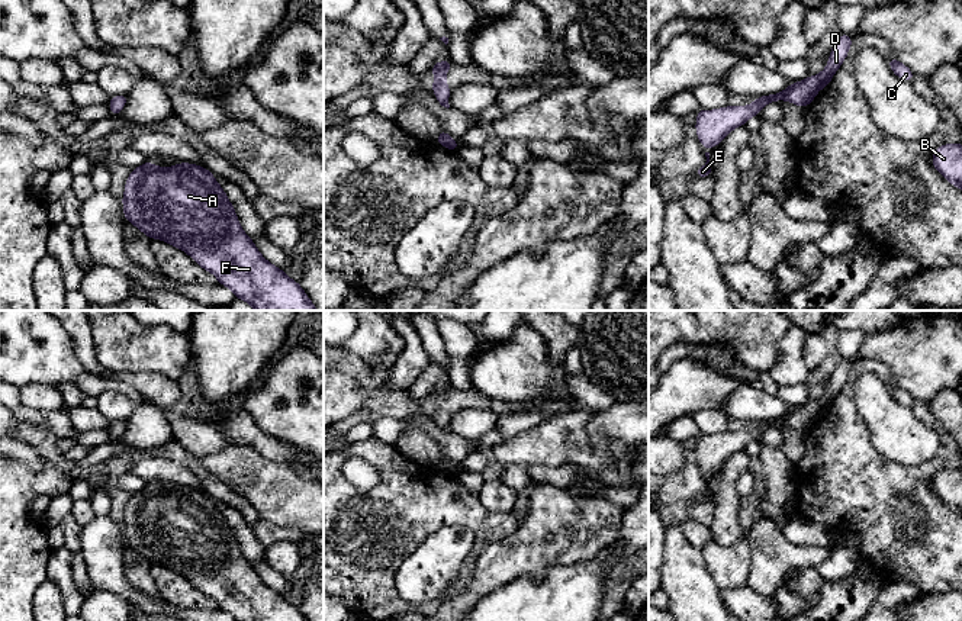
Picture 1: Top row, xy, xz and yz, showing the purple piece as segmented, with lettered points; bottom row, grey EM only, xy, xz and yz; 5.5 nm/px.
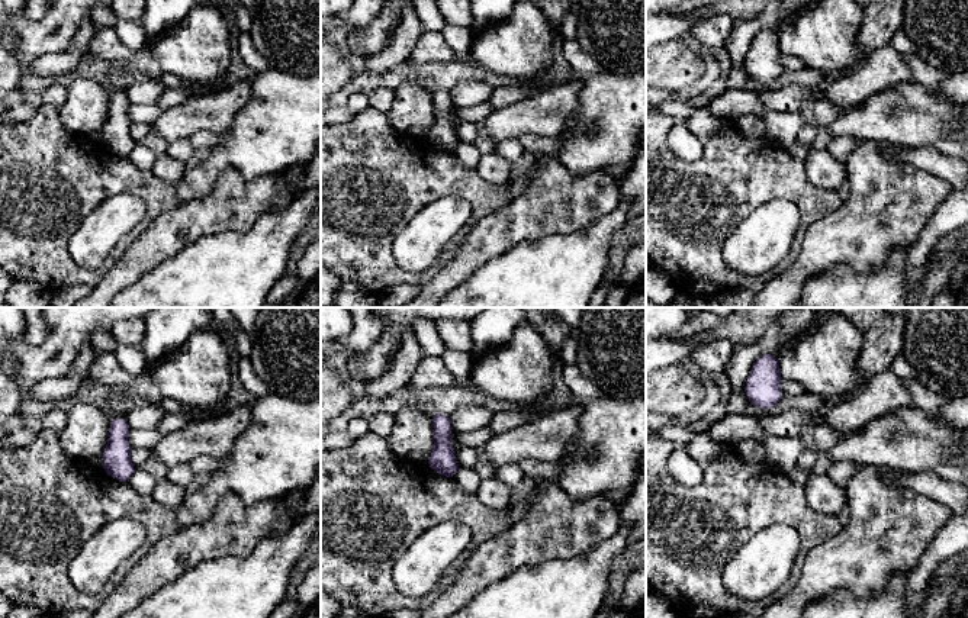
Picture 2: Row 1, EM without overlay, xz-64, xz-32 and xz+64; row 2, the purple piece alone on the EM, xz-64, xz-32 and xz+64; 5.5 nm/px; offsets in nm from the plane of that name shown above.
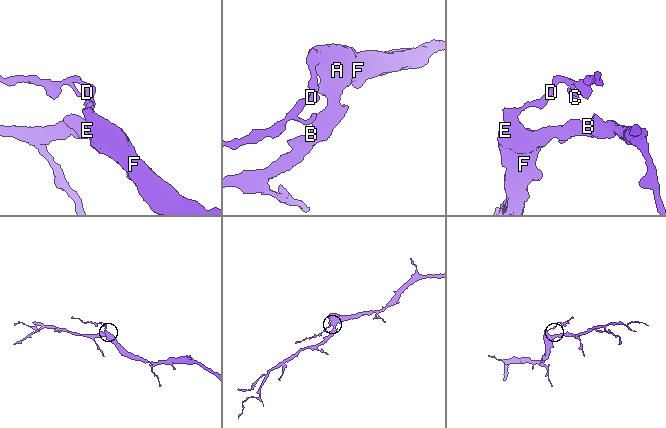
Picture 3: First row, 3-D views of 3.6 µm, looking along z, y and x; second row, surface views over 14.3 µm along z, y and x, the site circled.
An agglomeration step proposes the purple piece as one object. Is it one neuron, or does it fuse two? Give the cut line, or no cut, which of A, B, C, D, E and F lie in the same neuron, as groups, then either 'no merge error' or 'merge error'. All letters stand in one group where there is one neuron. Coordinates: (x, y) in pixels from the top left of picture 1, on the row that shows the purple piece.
no cut | A B C D E F | no merge error

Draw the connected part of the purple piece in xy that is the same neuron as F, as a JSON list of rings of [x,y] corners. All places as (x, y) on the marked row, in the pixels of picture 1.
[[[147,160],[128,176],[122,205],[126,222],[189,254],[254,310],[318,310],[299,281],[261,255],[210,170],[190,163],[158,167]]]

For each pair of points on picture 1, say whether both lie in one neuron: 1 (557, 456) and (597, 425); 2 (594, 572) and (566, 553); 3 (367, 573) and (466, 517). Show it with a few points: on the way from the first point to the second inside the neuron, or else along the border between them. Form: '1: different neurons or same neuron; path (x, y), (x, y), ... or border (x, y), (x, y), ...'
1: different neurons; border (589, 411), (588, 438), (602, 441), (610, 457)
2: different neurons; border (610, 544), (588, 560), (554, 565), (547, 570)
3: same neuron; path (392, 549), (425, 515), (441, 515)

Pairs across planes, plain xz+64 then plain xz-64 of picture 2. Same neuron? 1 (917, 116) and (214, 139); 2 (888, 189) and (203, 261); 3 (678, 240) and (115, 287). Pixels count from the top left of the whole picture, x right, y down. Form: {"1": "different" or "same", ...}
{"1": "different", "2": "different", "3": "different"}

